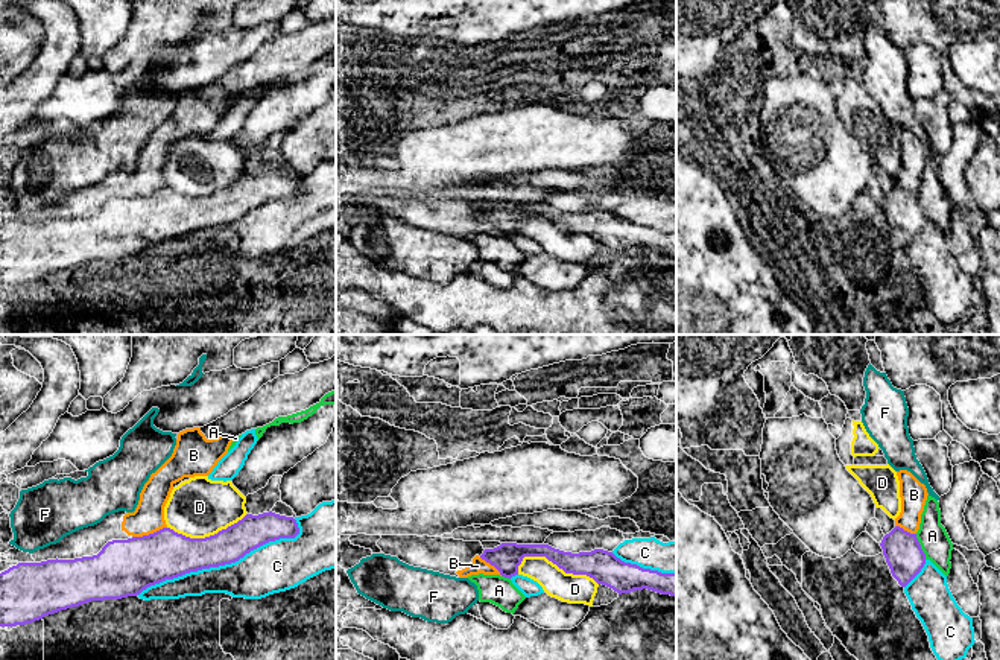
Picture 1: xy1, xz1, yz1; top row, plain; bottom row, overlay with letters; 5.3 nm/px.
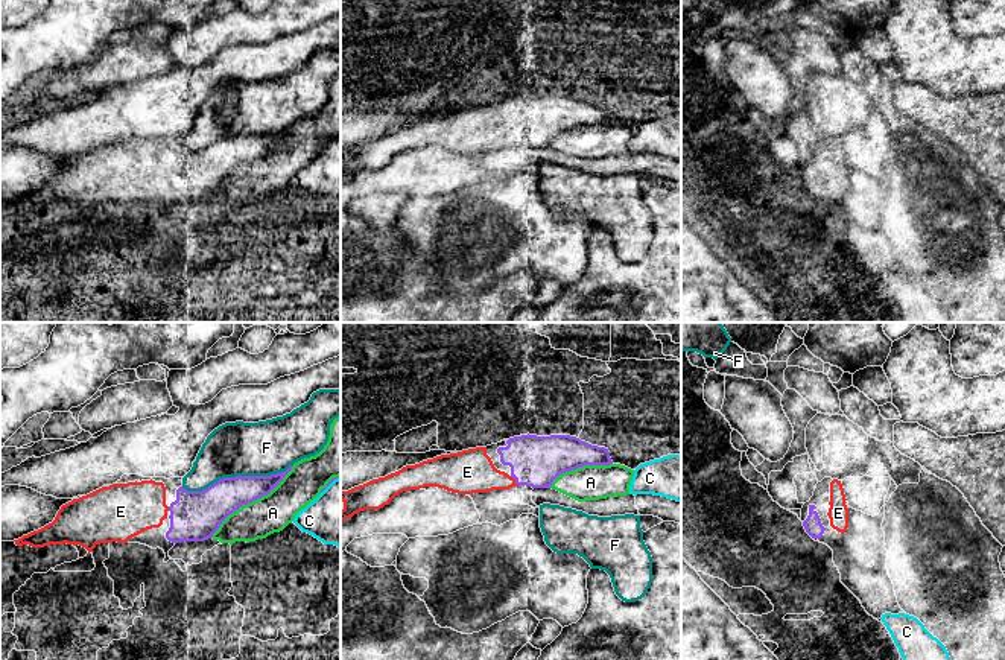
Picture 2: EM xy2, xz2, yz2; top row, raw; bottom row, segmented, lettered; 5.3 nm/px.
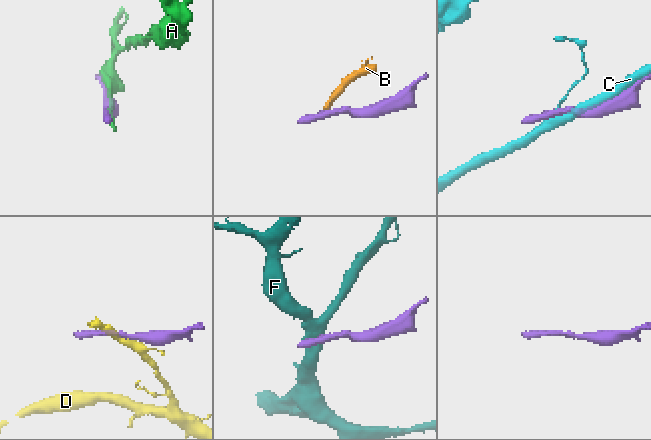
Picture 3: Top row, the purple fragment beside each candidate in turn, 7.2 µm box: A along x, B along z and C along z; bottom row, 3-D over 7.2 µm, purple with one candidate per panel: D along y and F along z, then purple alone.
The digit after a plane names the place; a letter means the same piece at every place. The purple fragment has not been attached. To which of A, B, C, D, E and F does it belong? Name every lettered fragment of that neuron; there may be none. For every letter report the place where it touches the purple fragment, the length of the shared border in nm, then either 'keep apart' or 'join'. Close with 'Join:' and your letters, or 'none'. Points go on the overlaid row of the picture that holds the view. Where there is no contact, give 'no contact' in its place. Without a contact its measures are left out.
A: meets purple in xy2 at (251, 501); contact 600 nm long; keep apart
B: meets purple in xy1 at (149, 534); contact 190 nm long; keep apart
C: meets purple in xy1 at (221, 564); contact 950 nm long; keep apart
D: meets purple in xz1 at (556, 564); contact 440 nm long; keep apart
E: meets purple in xz2 at (516, 481); contact 70 nm long; join
F: meets purple in xy2 at (236, 476); contact 600 nm long; keep apart
Join: E

